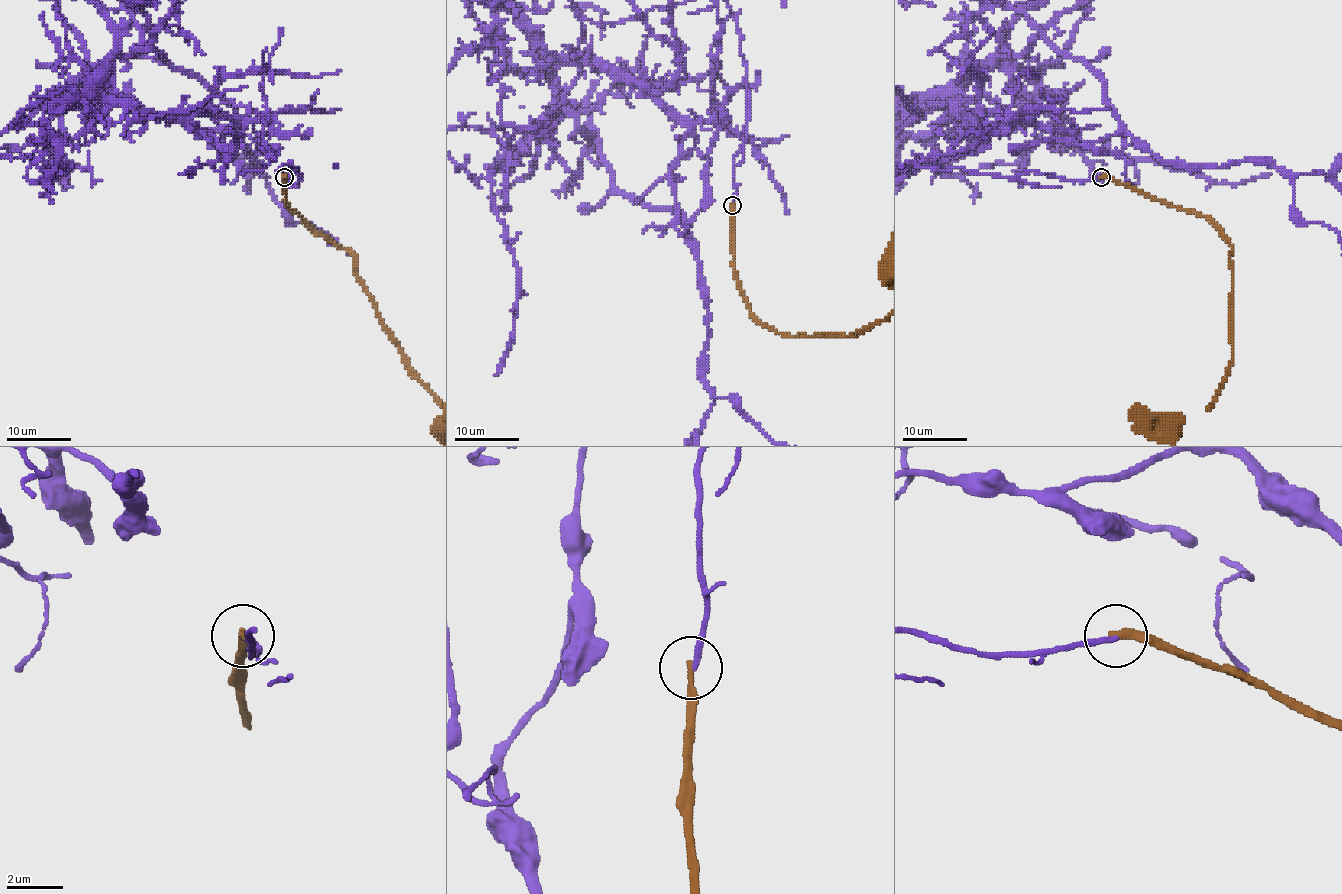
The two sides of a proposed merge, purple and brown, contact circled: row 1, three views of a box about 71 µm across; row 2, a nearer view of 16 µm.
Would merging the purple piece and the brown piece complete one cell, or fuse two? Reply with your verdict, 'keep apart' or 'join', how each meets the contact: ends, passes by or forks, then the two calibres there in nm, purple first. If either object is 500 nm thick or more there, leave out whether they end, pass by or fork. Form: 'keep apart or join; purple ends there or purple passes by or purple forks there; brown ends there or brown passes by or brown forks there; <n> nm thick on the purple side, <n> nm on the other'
keep apart; purple ends there; brown ends there; 200 nm thick on the purple side, 240 nm on the other

